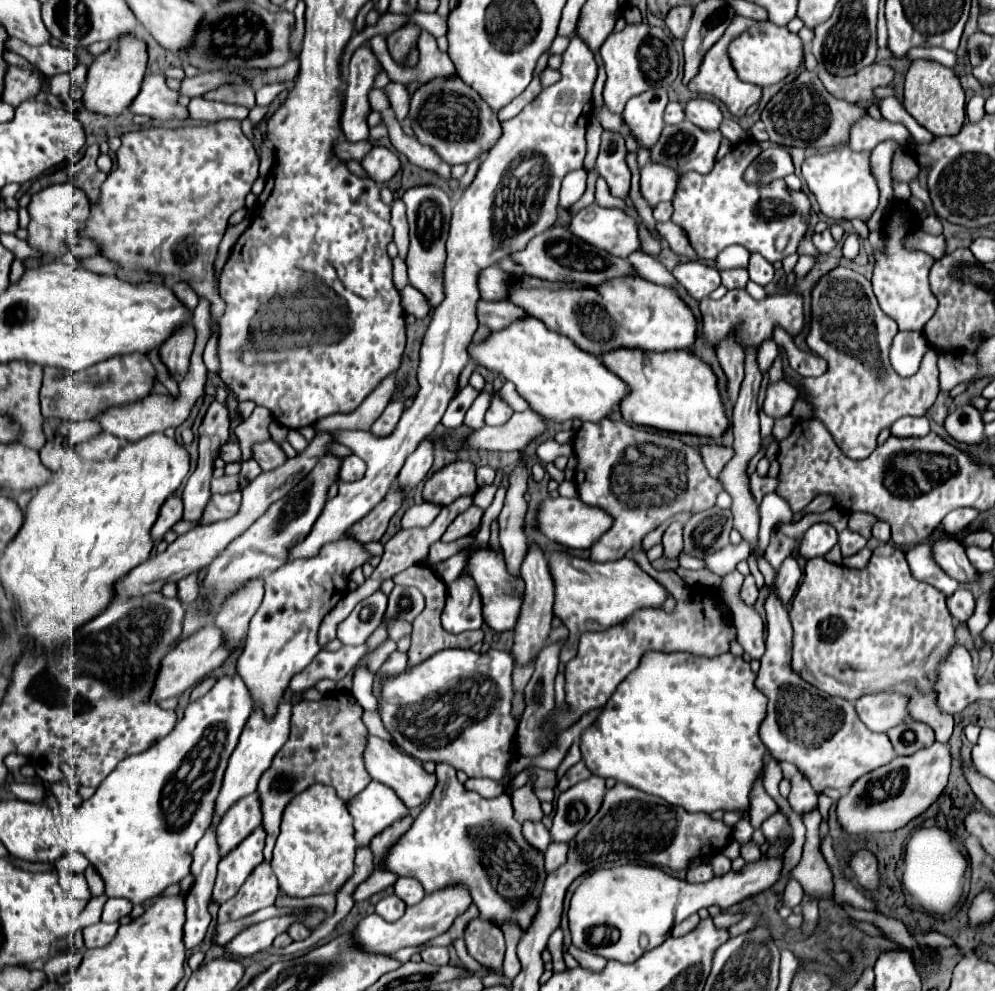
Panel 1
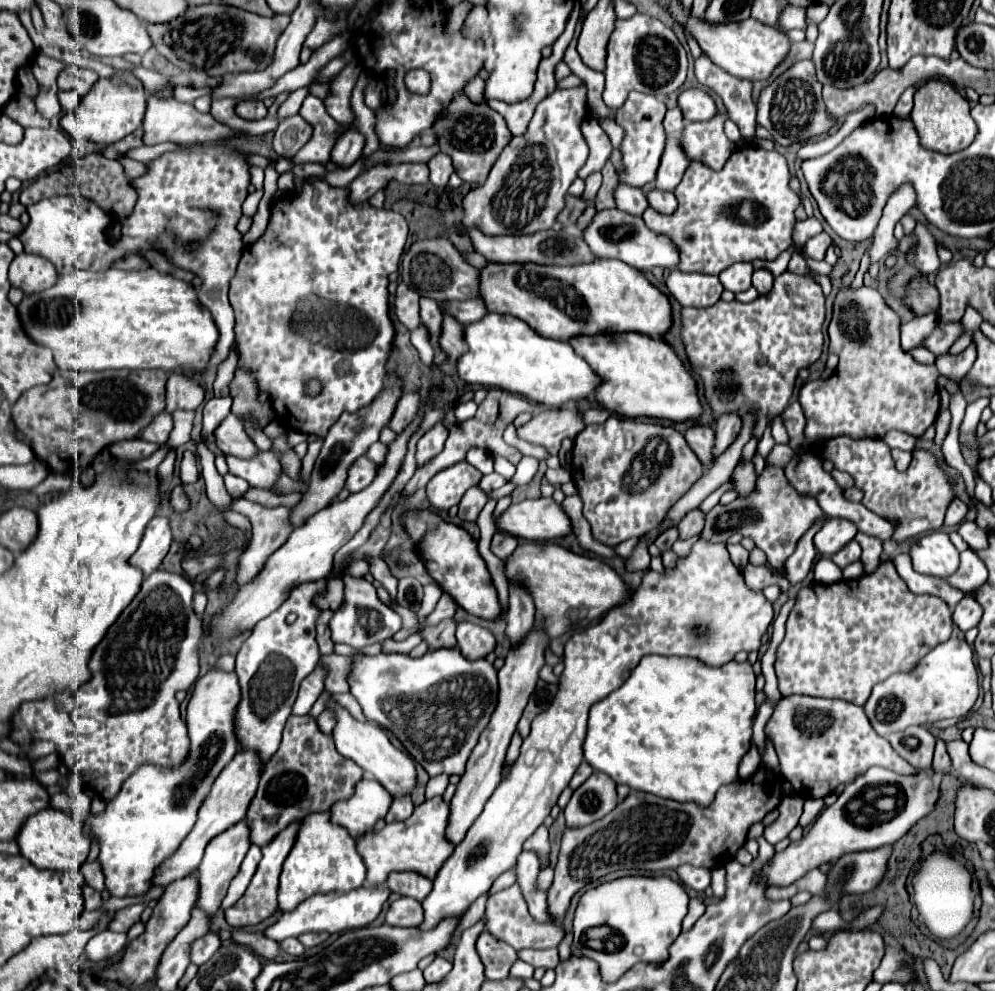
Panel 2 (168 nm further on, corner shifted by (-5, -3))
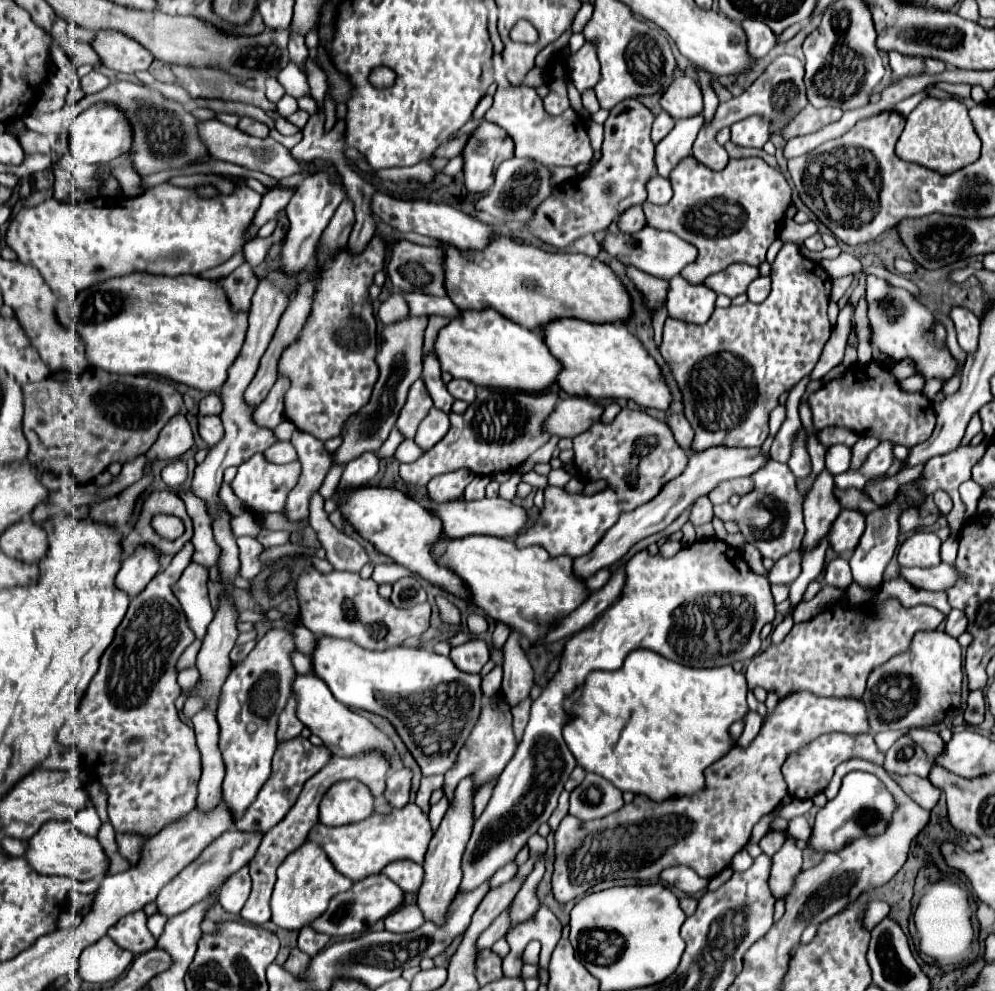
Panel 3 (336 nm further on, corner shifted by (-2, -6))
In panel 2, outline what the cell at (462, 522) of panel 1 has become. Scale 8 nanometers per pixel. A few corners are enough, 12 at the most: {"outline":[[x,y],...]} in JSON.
{"outline":[[469,488],[459,504],[459,518],[475,522],[487,496]]}

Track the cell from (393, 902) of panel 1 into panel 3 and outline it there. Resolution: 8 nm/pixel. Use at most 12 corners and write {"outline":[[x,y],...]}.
{"outline":[[404,903],[386,917],[386,931],[416,931],[424,923],[418,905]]}

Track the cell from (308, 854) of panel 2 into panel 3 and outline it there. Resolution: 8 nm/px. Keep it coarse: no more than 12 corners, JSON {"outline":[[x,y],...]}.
{"outline":[[322,847],[278,867],[272,921],[300,931],[352,885]]}

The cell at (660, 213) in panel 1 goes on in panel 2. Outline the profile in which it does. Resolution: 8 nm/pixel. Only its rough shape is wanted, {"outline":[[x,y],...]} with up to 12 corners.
{"outline":[[653,188],[647,194],[649,206],[661,214],[677,210],[675,194]]}

